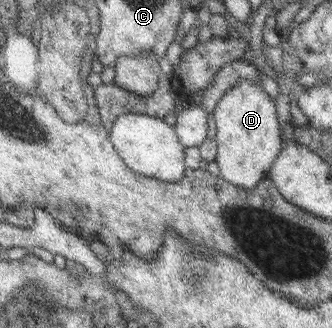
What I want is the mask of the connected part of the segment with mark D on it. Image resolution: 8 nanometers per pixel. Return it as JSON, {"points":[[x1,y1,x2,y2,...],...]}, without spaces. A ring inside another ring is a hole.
{"points":[[239,80,215,103,211,112,215,121,215,163,221,180,239,189,252,189,268,173,269,166,283,144,271,100,259,82]]}

